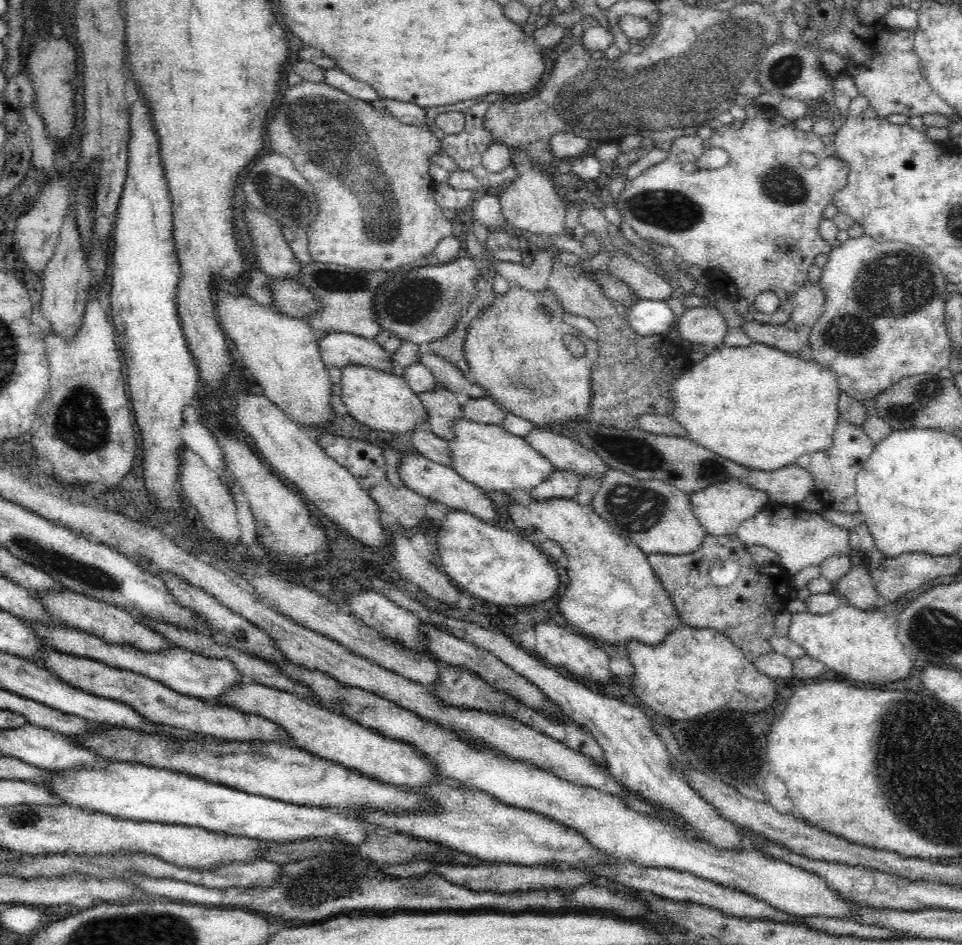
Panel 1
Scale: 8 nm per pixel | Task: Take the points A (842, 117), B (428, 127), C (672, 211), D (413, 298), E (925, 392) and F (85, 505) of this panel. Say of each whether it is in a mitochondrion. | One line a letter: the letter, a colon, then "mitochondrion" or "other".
A: other
B: other
C: mitochondrion
D: mitochondrion
E: mitochondrion
F: other

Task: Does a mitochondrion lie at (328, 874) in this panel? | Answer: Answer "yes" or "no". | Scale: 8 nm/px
yes

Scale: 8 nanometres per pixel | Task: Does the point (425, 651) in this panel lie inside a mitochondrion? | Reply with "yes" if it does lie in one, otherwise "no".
no

